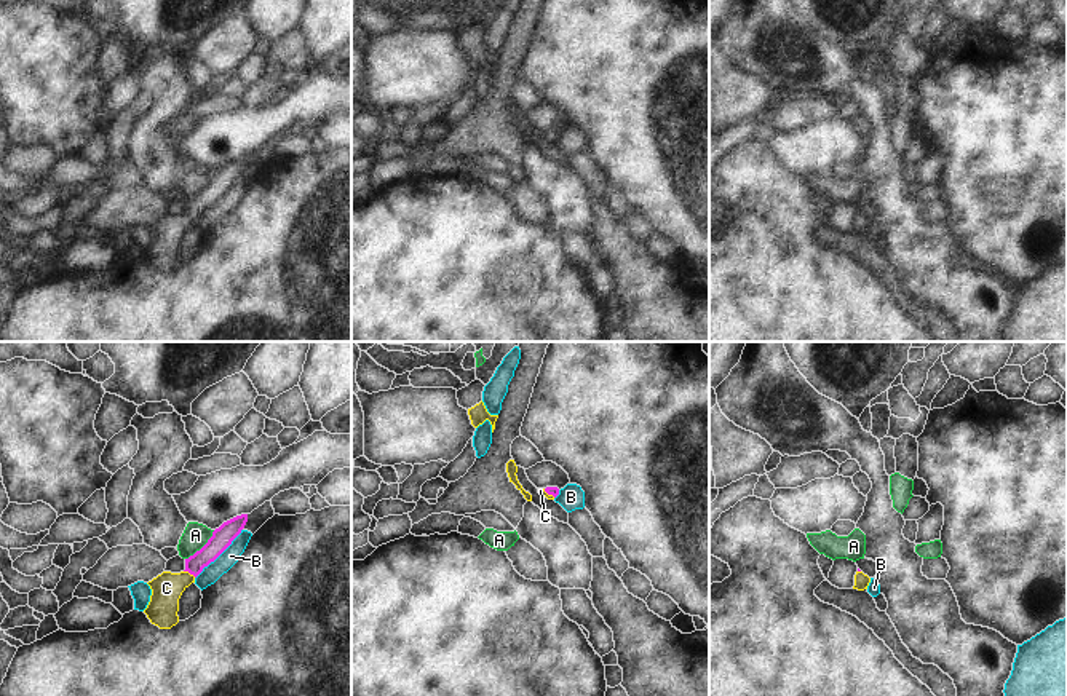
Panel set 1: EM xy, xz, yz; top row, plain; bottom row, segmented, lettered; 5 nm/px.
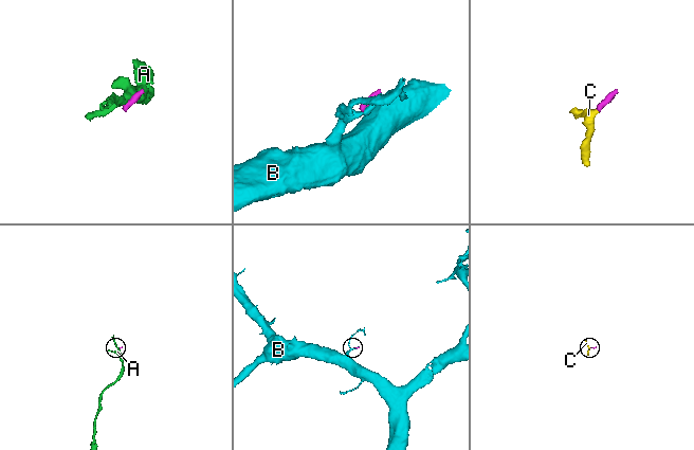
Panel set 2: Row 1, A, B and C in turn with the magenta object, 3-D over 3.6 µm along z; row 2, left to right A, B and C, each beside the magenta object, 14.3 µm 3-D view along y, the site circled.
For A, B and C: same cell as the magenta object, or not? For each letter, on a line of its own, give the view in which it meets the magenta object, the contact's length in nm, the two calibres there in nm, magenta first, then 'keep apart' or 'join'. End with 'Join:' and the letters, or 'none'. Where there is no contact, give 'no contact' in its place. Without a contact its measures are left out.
A: xy | 220 nm | 110/130 nm | keep apart
B: xy | 340 nm | 110/90 nm | keep apart
C: xy | 70 nm | 110/160 nm | join
Join: C

